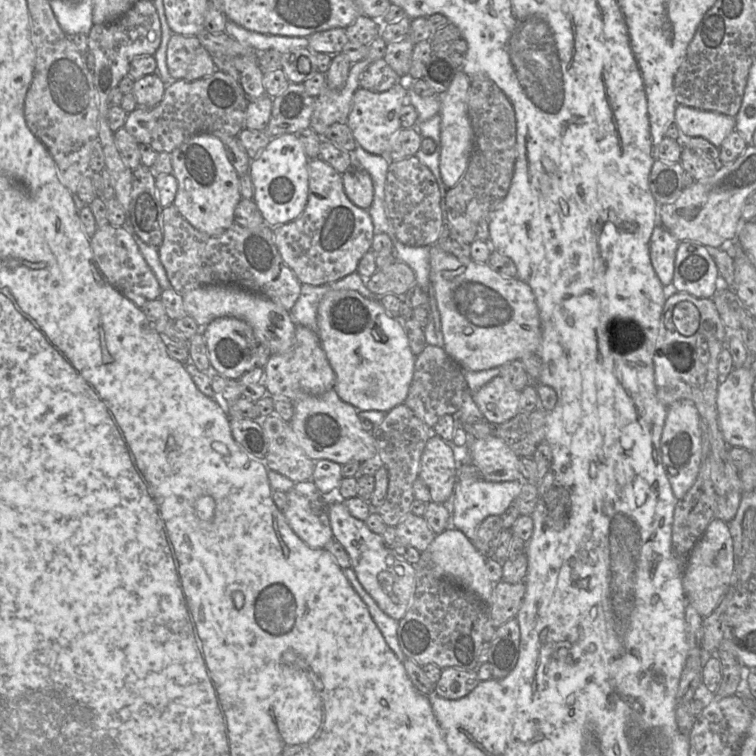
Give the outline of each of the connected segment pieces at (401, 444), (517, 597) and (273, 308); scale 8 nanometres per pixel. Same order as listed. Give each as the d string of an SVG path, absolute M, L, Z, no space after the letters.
M405 403L392 408L385 414L383 421L373 427L371 435L376 445L377 458L388 471L388 490L383 504L372 511L387 526L395 527L411 512L415 499L413 483L419 477L422 453L433 434L433 427L424 423Z
M503 580L494 585L490 603L490 622L495 628L517 618L526 594L526 582L508 583Z
M228 284L205 285L180 294L186 314L191 316L201 329L216 318L235 317L247 322L258 342L266 345L272 354L283 354L294 343L296 323L290 312L262 295Z

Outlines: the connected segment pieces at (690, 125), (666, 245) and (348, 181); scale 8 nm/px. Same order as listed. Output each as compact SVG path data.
M681 104L675 109L675 122L683 137L702 137L717 148L735 130L735 117Z
M660 223L654 227L649 245L650 261L664 287L672 284L678 245L679 241Z
M351 166L342 174L343 187L349 200L368 210L373 202L374 187L370 174L361 166Z

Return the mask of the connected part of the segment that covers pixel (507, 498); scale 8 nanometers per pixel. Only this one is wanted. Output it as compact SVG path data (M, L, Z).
M487 480L456 482L451 502L451 526L463 532L472 542L480 523L488 516L500 516L513 504L523 480L493 482Z

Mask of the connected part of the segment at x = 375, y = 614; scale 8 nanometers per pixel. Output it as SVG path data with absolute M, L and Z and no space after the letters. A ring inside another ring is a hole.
M352 567L342 570L346 579L349 581L355 592L359 595L363 603L366 605L373 622L381 632L387 645L394 652L397 658L401 662L403 662L406 657L402 652L398 642L399 621L388 616L385 612L380 609L374 599L363 588Z

